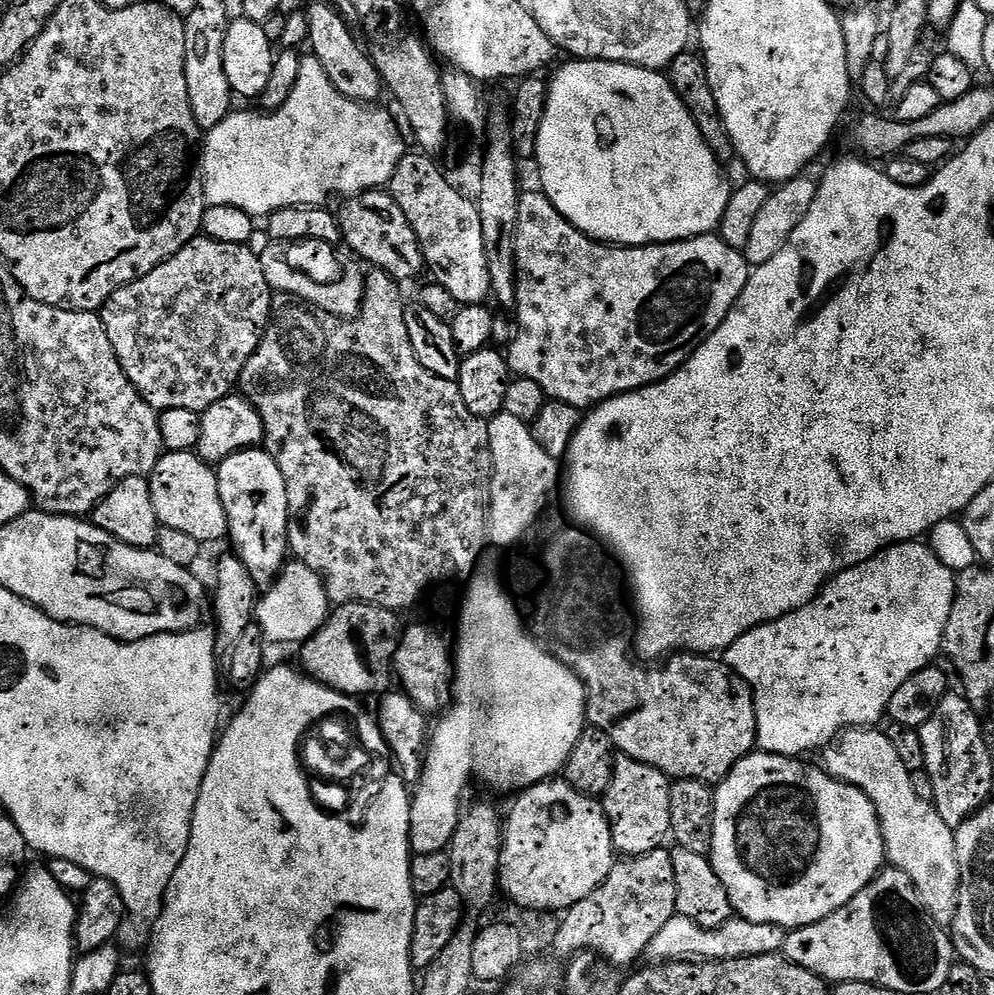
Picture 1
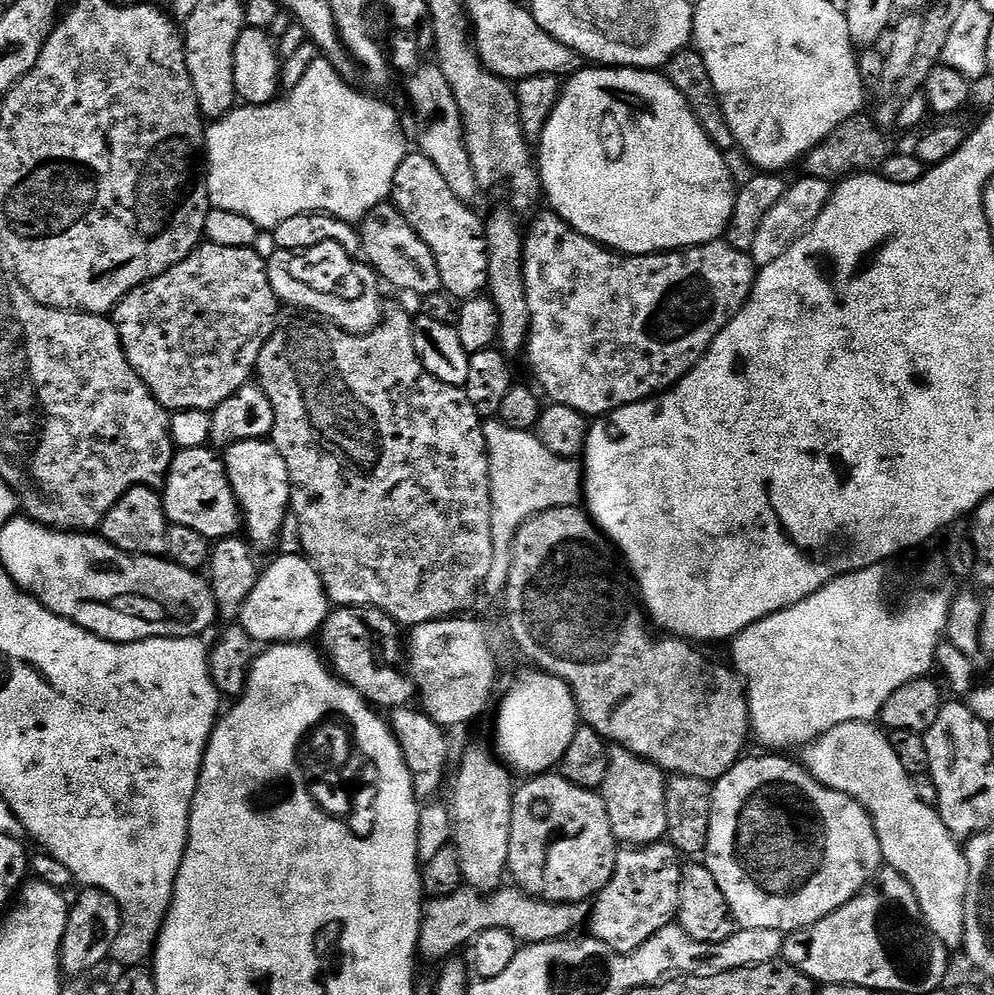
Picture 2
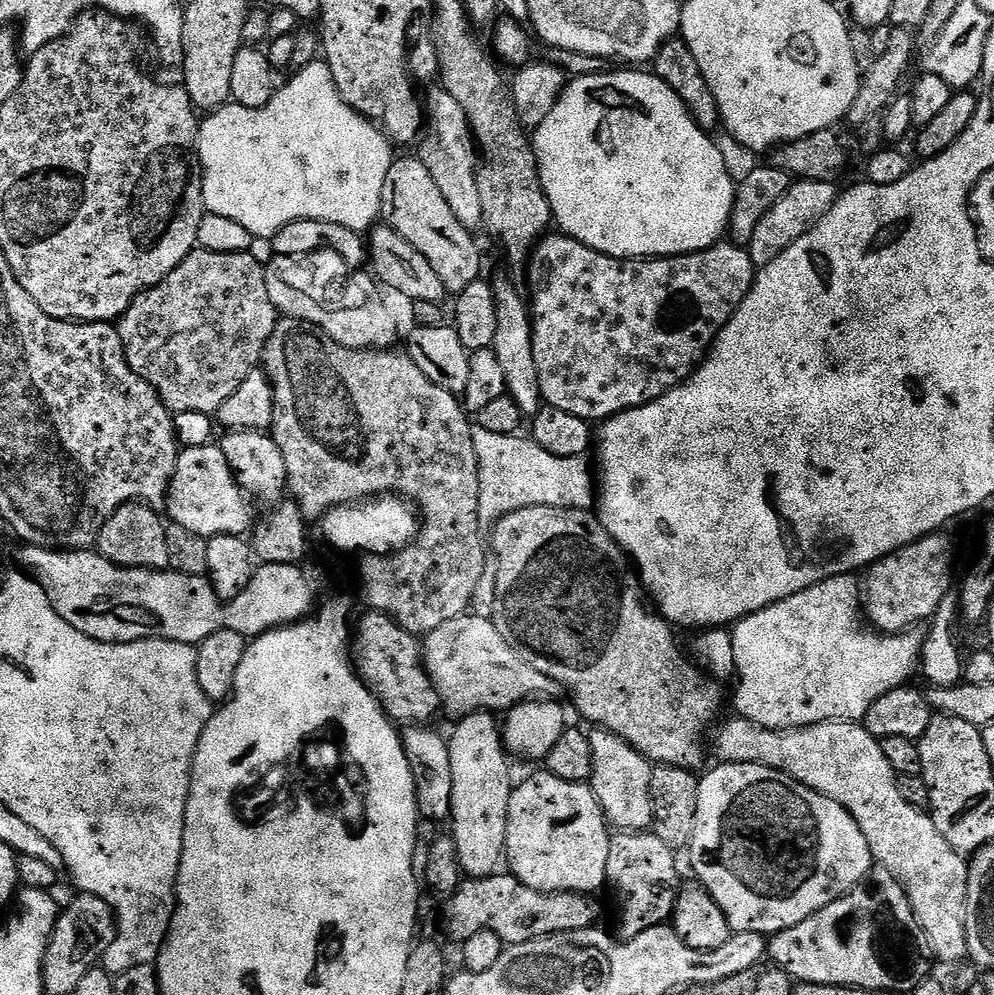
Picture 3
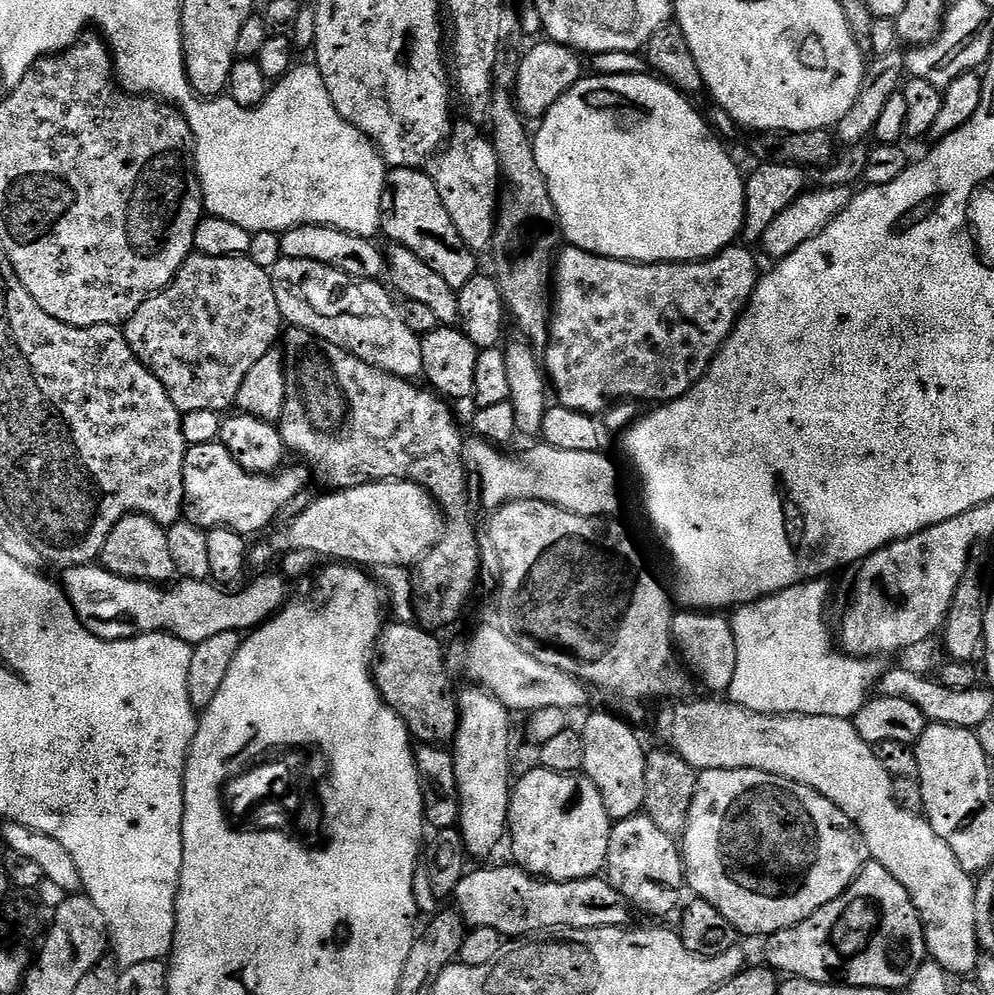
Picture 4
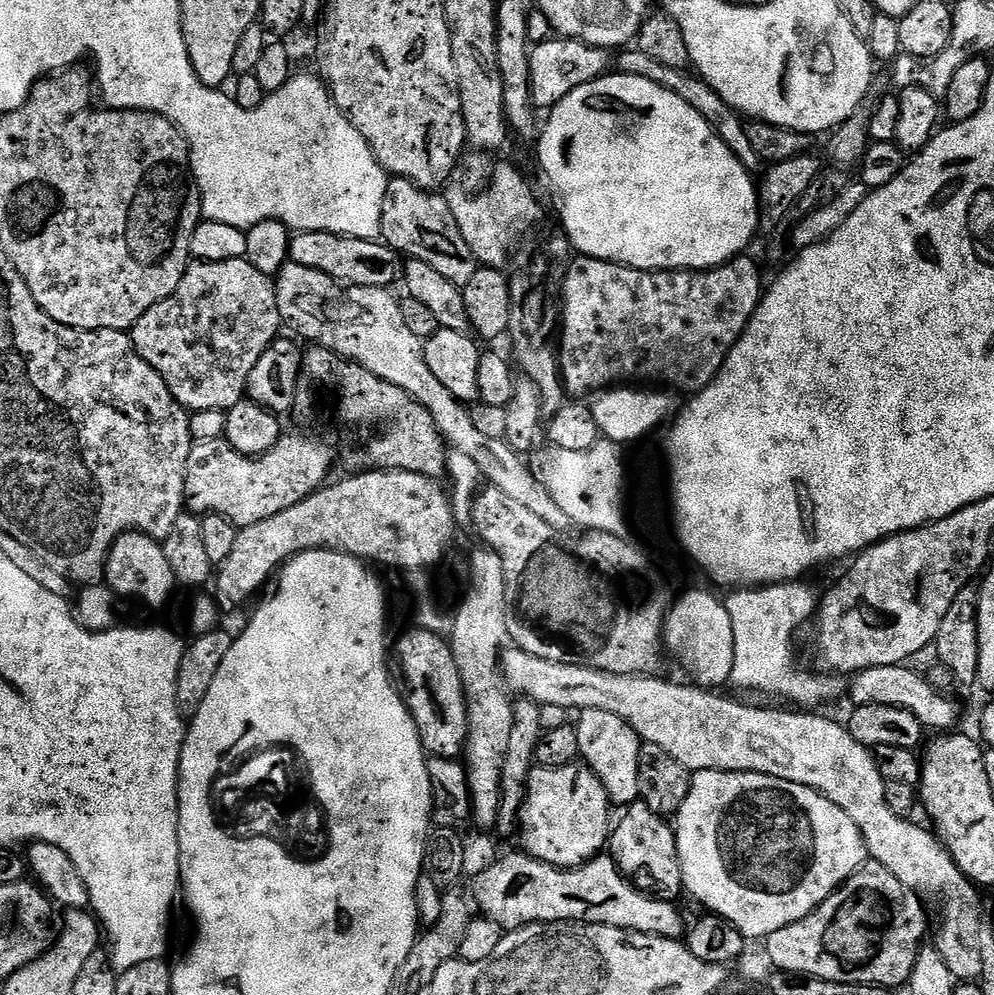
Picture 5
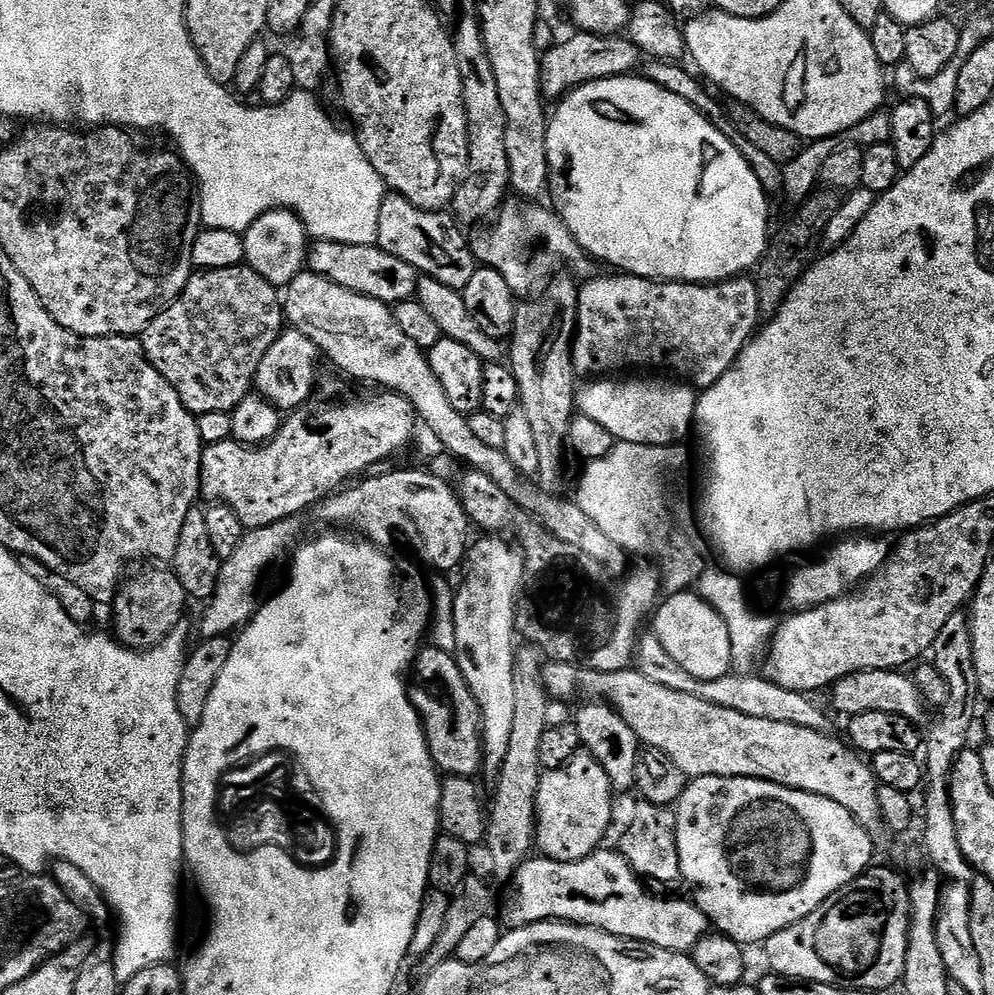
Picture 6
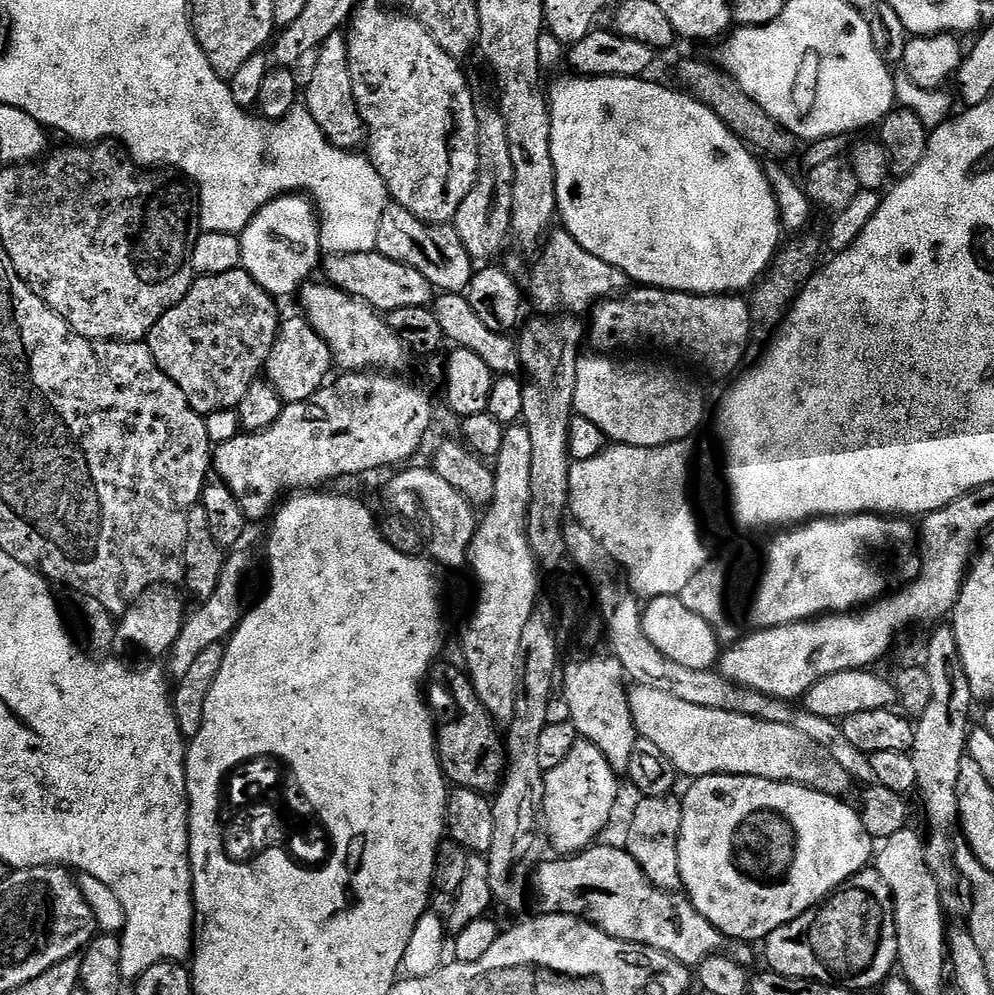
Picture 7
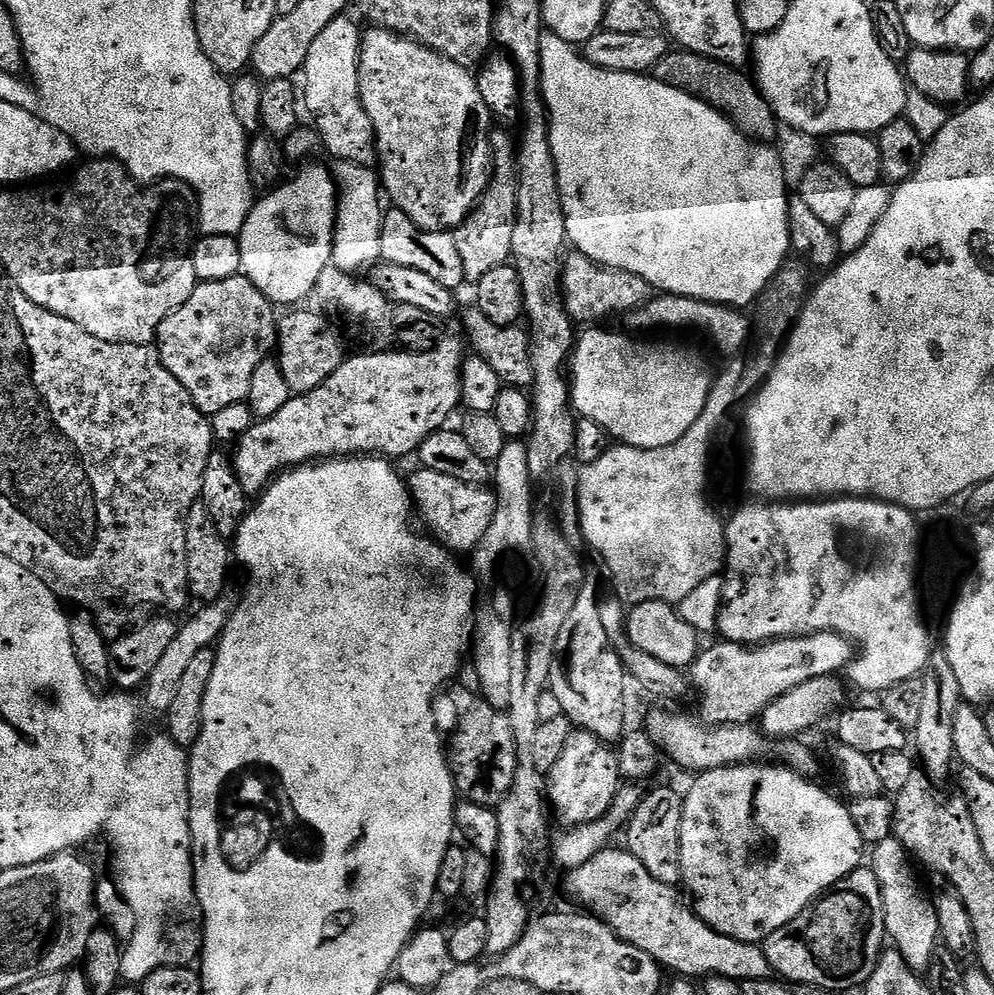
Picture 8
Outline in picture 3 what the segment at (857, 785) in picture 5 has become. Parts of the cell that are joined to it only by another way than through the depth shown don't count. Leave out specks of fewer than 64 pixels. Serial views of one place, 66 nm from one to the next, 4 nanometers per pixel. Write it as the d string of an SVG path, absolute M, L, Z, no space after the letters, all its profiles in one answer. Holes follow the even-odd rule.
M465 614L438 626L423 637L424 669L438 690L441 709L452 718L468 716L471 712L504 714L533 698L556 698L562 689L554 678L534 670L502 634L487 615ZM743 718L735 719L725 719L715 729L715 759L726 764L761 764L776 768L810 786L810 790L842 805L854 818L854 822L858 822L862 834L866 834L873 861L894 874L894 878L906 890L928 951L939 963L941 960L944 964L956 964L960 959L965 959L968 956L968 865L965 857L955 852L946 838L938 834L927 811L908 804L903 798L898 774L886 758L883 743L870 735L860 722L830 720L827 724L815 724L809 728L777 730L763 728Z

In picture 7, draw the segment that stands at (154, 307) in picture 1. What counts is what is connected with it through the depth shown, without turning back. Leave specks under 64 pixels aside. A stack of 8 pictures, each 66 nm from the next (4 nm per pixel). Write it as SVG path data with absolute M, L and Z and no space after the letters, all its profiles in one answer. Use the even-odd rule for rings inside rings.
M243 267L226 270L226 274L196 276L190 290L178 306L166 310L149 330L146 343L152 352L156 365L168 375L186 394L186 402L201 416L210 415L218 410L239 409L246 390L265 371L268 355L280 333L282 315L276 309L277 301L269 292L262 290L254 278Z

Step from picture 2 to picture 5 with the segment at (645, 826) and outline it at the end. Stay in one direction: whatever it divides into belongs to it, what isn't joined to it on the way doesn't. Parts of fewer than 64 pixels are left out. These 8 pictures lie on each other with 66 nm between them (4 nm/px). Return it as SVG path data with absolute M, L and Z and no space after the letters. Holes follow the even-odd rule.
M602 710L579 713L575 717L574 727L578 734L580 760L587 764L598 782L602 782L602 790L606 790L609 805L627 806L637 803L640 799L638 754L642 743L639 734L629 724L622 722L618 714L606 714Z

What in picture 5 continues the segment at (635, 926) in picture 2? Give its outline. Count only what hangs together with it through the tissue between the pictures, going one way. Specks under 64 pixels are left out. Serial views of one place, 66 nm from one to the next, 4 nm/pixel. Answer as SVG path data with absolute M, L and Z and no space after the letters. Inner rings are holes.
M642 803L627 805L624 817L615 821L606 845L607 855L619 866L621 872L634 878L637 888L656 898L676 898L681 895L682 866L678 862L678 842L676 829L665 817L658 816L650 806Z

